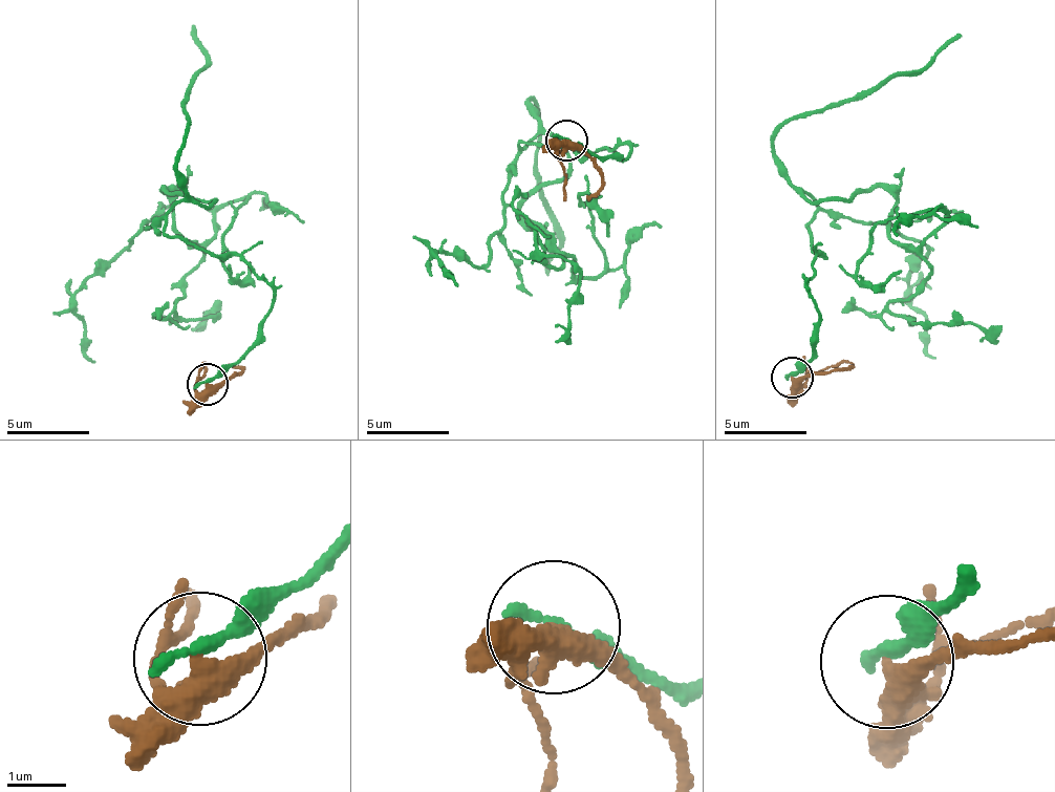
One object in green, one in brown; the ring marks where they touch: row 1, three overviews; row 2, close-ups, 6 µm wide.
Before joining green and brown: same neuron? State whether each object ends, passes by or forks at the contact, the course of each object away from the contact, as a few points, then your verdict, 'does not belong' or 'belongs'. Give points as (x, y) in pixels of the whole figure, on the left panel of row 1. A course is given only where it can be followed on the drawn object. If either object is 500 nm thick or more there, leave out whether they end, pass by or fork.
green ends; brown passes by; course green (209, 383), (274, 294), (170, 237), (215, 201), (165, 188), (196, 243), (246, 201), (222, 252), (251, 260); course brown (209, 383), (240, 371), (228, 364); does not belong

